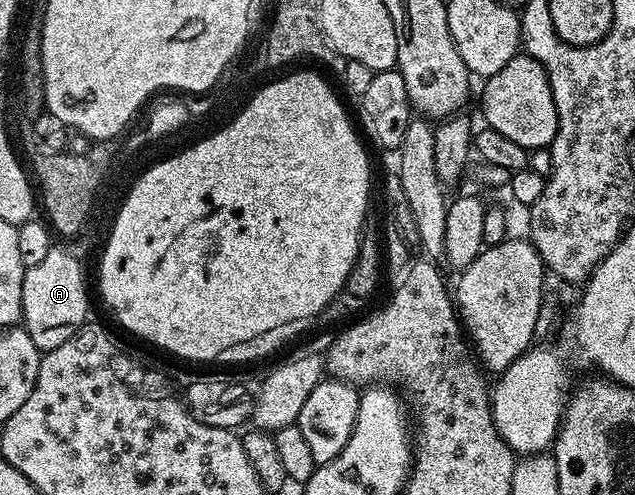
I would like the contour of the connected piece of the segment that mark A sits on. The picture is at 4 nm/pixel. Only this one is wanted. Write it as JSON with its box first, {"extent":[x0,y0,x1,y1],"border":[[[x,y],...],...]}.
{"extent":[22,247,90,351],"border":[[[53,247],[50,255],[46,255],[46,259],[42,259],[42,263],[24,271],[24,278],[22,279],[22,311],[24,312],[22,327],[42,351],[62,347],[62,343],[66,343],[70,338],[75,337],[81,329],[85,328],[87,321],[84,320],[88,317],[90,289],[85,283],[80,282],[79,269],[77,269],[79,263],[81,261],[67,248]]]}

